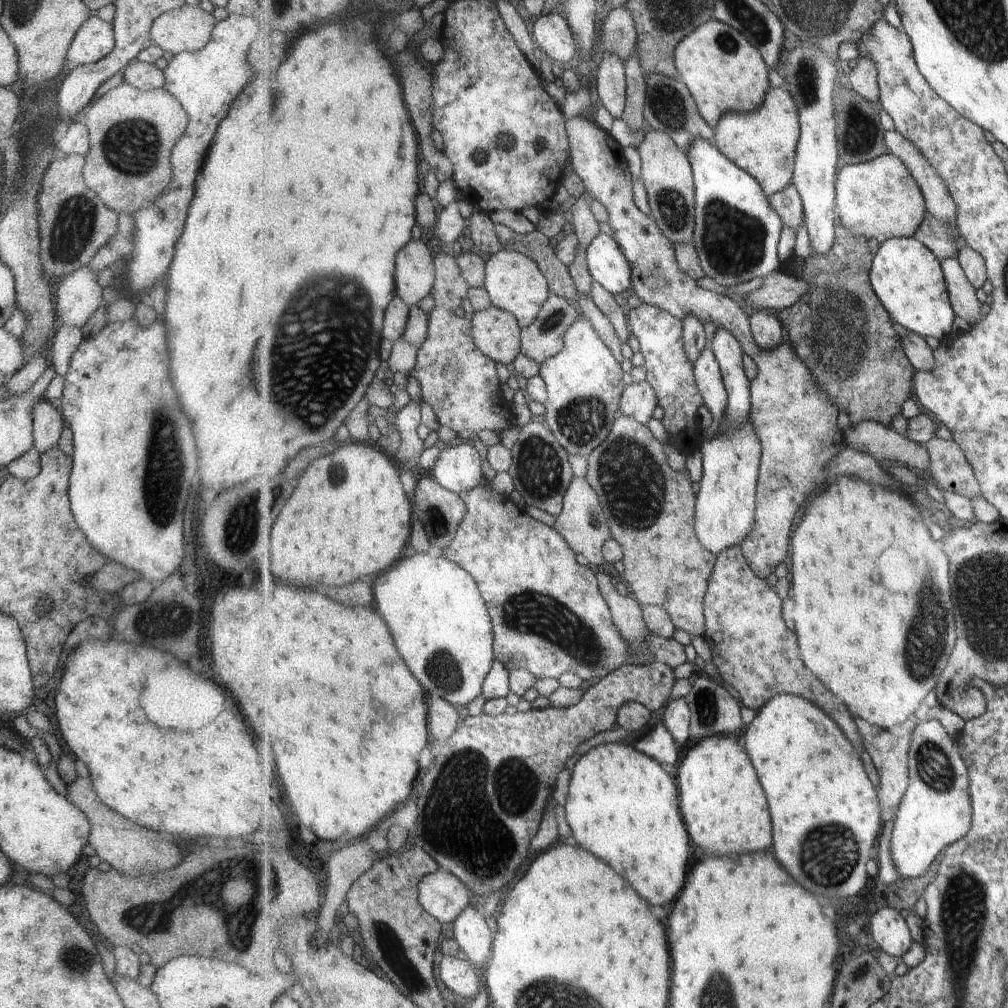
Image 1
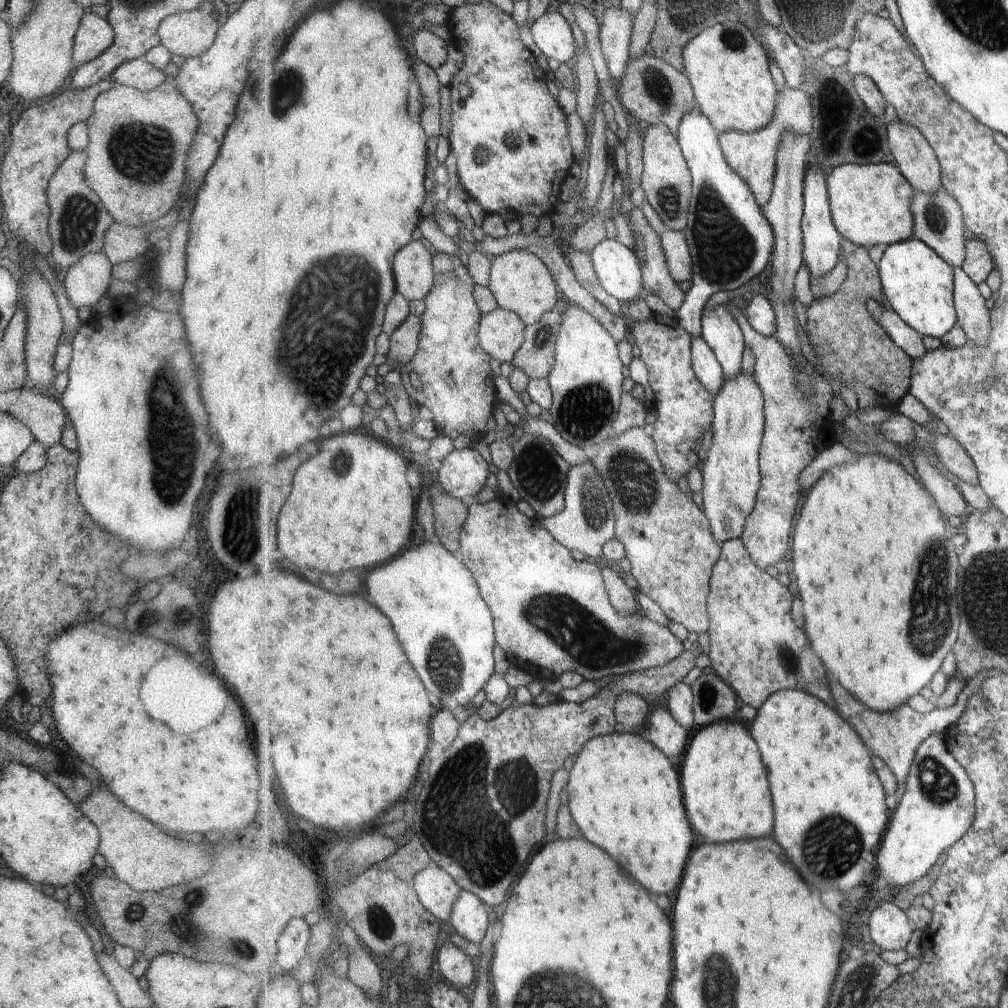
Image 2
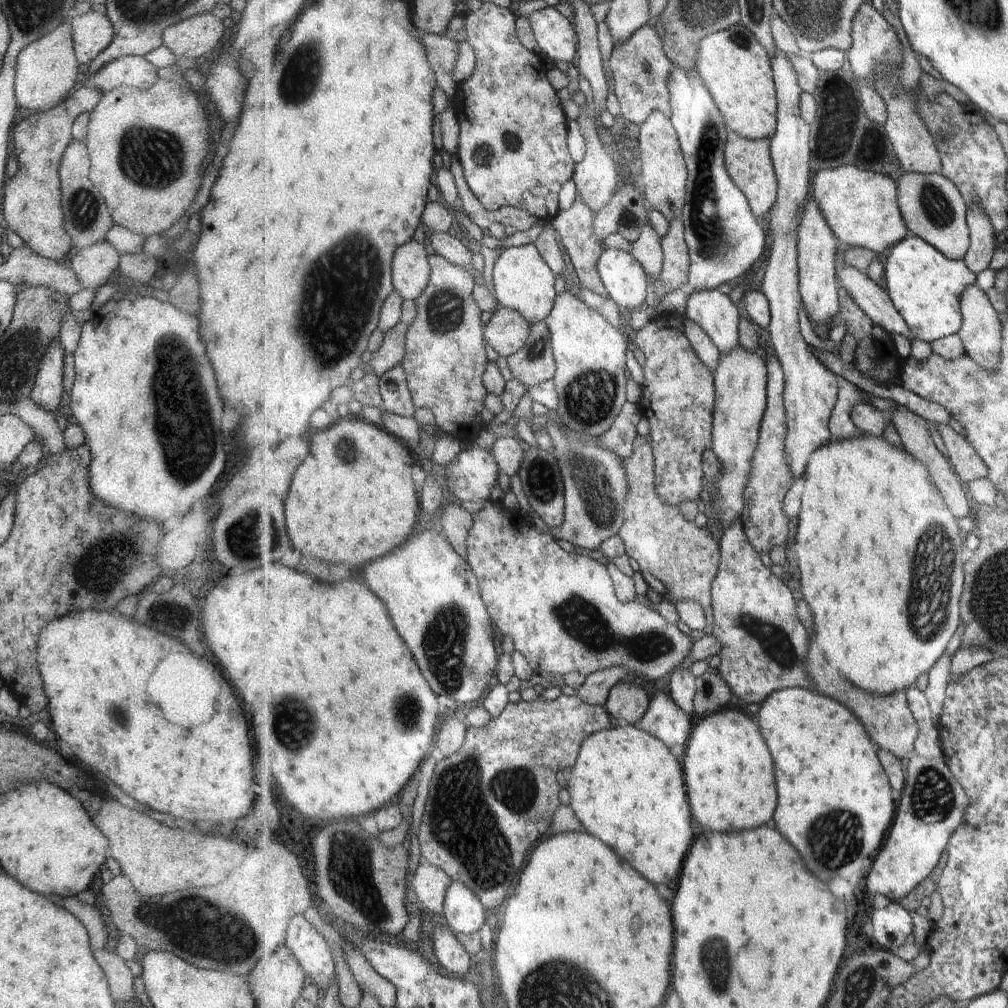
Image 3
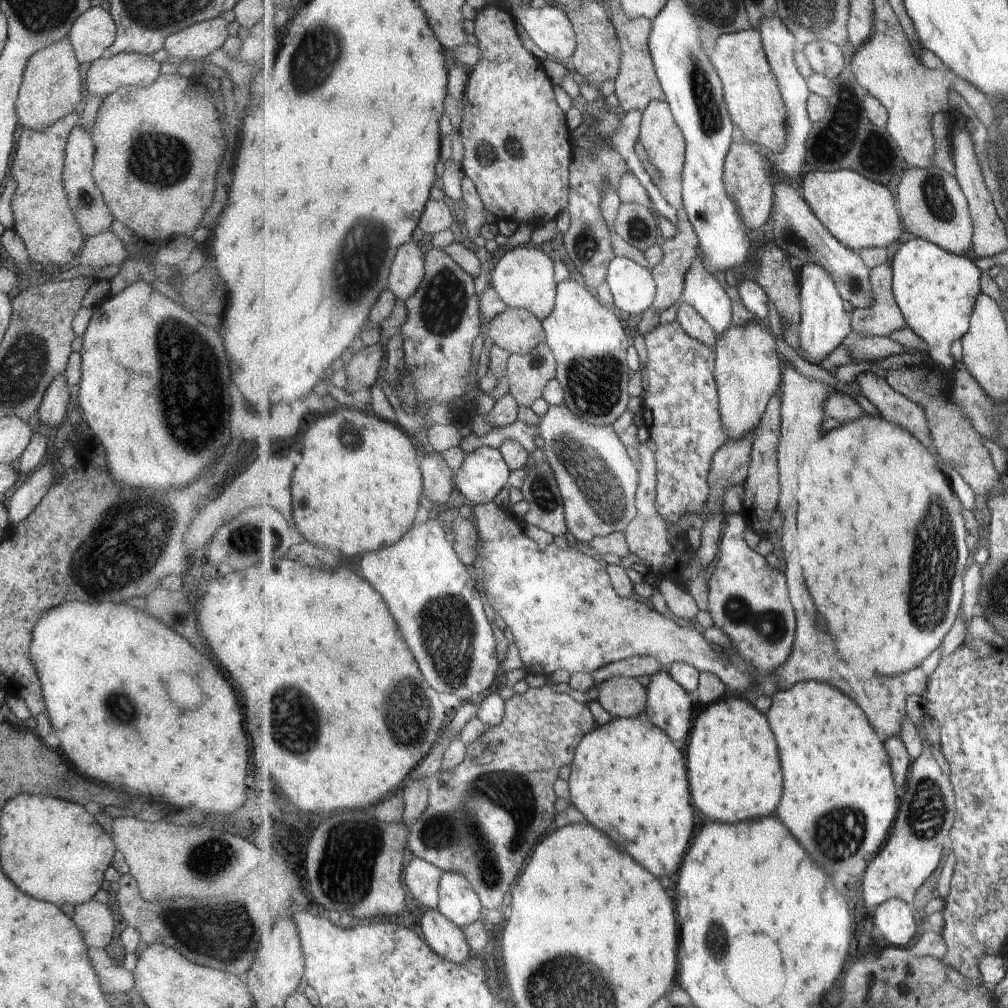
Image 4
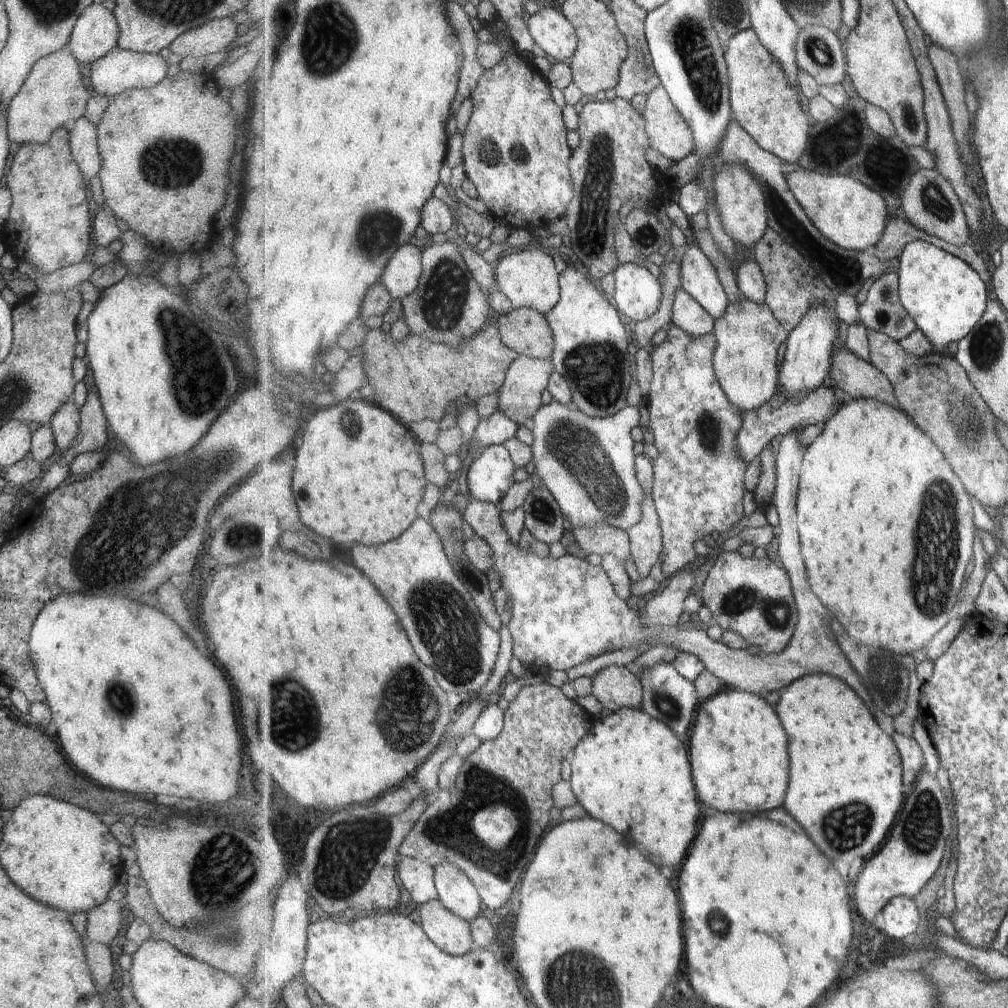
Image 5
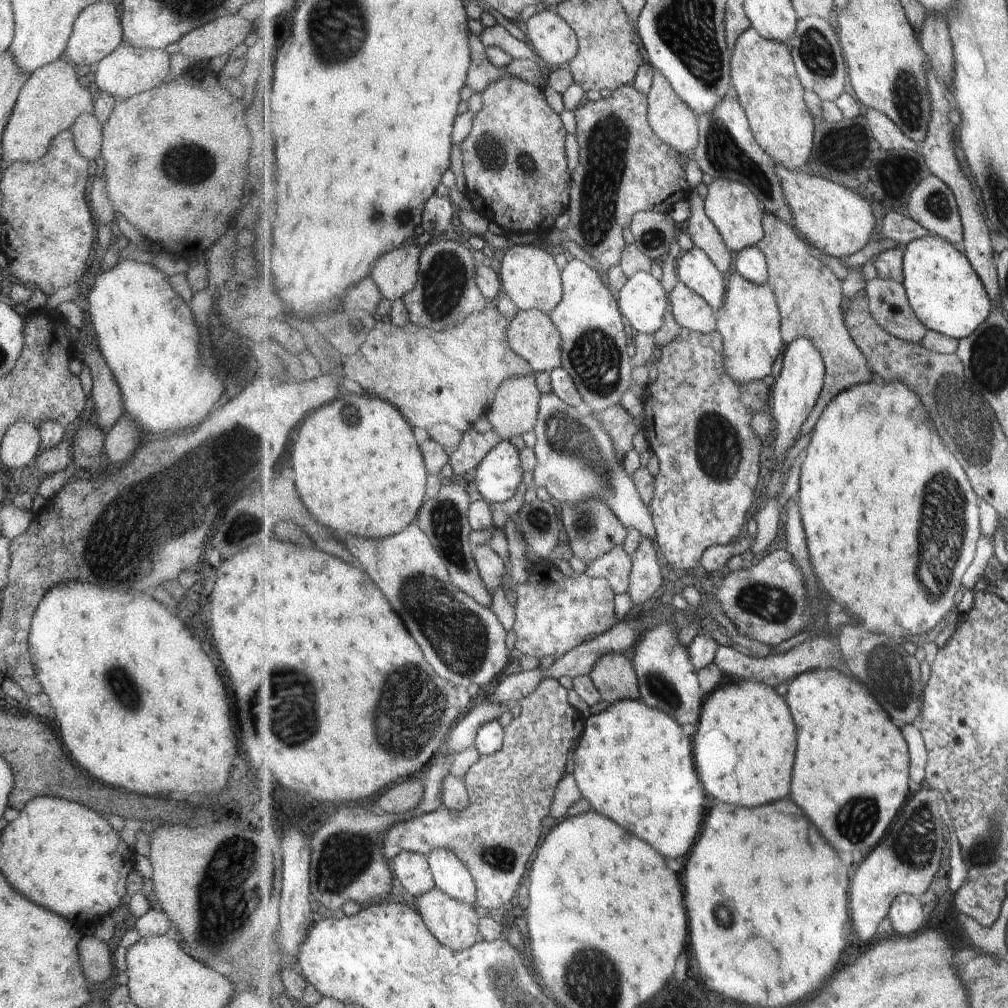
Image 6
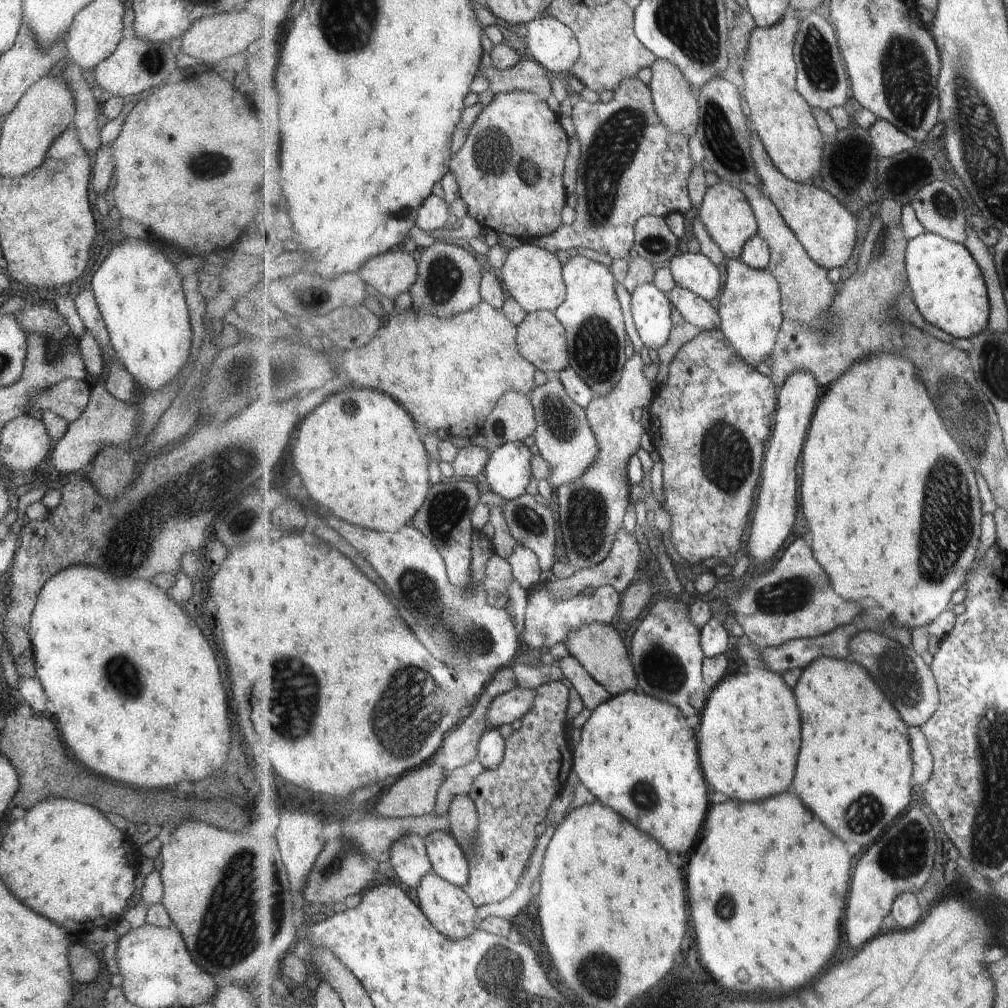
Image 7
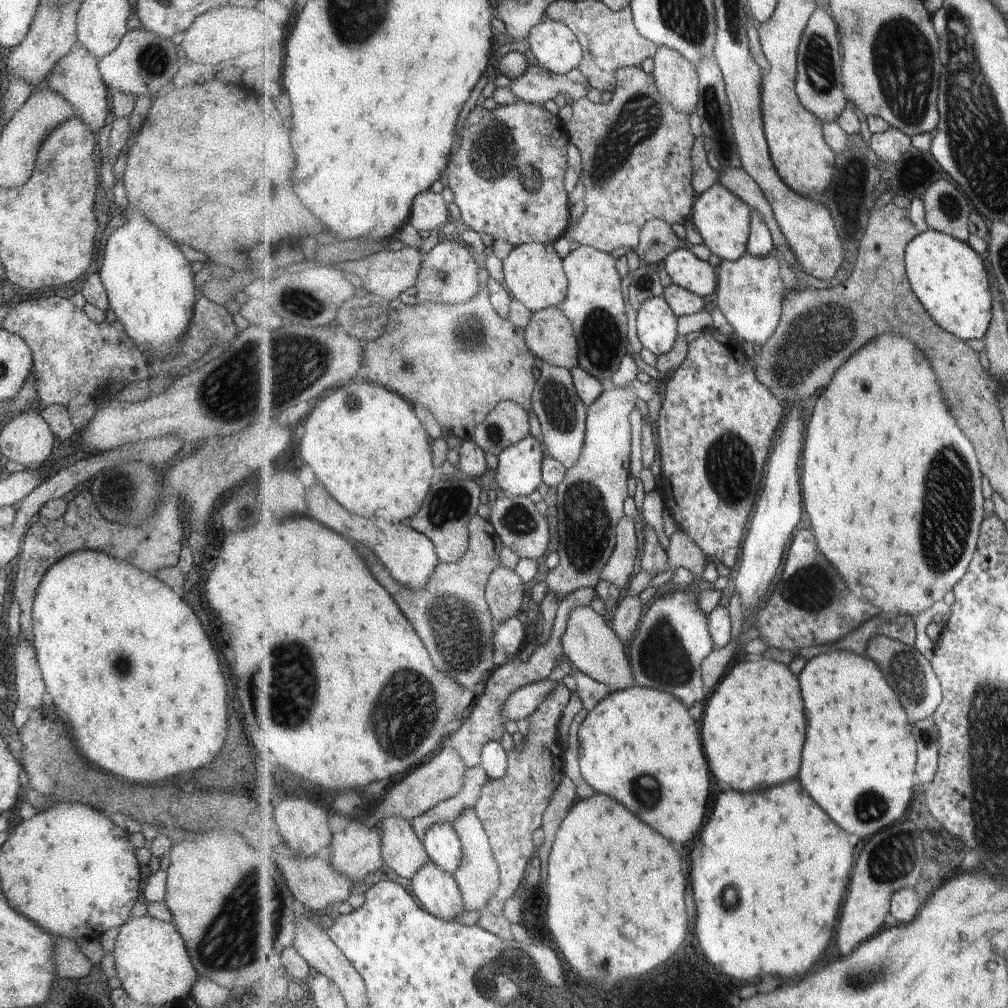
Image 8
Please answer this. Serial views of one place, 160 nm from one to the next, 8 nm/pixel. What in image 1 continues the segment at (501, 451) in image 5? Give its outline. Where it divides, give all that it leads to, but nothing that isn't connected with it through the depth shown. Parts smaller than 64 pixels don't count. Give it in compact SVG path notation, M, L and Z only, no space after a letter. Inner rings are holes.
M466 443L443 449L432 470L439 484L458 495L474 491L486 483L481 474L481 454Z

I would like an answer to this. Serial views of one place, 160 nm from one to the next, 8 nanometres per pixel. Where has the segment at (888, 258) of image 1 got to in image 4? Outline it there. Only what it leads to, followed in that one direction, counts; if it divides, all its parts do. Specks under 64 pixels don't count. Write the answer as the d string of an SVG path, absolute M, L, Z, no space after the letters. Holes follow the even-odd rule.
M918 237L899 246L891 260L891 265L894 272L892 295L906 318L908 326L928 345L927 352L932 360L947 369L953 369L957 362L952 355L952 344L962 340L963 336L970 331L970 320L974 314L978 296L982 294L982 264L971 255L956 255L938 244Z

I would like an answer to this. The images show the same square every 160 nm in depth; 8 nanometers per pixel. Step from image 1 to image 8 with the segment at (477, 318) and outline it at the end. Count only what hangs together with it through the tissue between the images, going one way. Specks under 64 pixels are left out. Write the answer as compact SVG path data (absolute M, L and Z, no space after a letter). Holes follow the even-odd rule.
M560 307L536 312L524 330L528 347L544 363L568 368L580 366L579 345L572 322Z

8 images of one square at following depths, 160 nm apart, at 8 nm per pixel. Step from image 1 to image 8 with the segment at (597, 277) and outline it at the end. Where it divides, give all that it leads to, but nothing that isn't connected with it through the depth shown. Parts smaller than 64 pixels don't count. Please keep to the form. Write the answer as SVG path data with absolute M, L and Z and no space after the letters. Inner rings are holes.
M664 297L646 300L637 312L637 335L643 348L658 357L669 354L679 338L677 317Z

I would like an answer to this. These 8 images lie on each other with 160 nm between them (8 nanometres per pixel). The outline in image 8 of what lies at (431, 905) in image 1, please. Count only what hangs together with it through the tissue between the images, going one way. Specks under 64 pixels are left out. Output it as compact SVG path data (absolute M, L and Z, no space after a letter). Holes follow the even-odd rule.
M390 816L381 820L380 826L384 863L398 875L412 880L417 869L431 860L424 842L420 841L414 831L412 821L404 819L402 816Z

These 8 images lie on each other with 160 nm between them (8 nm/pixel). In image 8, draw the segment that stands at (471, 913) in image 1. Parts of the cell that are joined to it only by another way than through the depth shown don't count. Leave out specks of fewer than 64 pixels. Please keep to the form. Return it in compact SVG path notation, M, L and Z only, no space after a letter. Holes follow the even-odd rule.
M454 823L434 824L427 831L424 845L430 858L454 876L463 858L462 840Z

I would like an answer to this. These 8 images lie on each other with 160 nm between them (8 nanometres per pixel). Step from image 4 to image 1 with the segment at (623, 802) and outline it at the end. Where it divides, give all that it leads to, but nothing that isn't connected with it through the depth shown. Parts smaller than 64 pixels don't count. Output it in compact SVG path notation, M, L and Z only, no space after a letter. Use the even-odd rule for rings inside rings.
M625 740L595 747L580 757L572 769L569 796L564 808L567 822L581 848L595 852L595 856L607 860L615 872L627 876L627 880L635 884L635 890L645 900L651 900L653 906L665 906L683 891L691 860L691 838L679 804L679 790L663 765L635 750L632 740Z

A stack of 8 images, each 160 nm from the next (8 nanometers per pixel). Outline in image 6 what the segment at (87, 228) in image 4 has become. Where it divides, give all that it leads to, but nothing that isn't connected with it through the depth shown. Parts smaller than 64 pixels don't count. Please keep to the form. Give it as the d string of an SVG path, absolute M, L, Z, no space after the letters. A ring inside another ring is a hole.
M81 113L68 128L76 151L91 164L100 154L102 125L92 114Z

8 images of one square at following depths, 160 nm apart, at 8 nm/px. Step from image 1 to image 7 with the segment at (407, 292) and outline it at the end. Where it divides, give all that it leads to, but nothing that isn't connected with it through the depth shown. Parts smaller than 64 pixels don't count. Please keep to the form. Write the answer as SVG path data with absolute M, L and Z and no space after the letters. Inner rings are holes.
M397 248L372 257L356 273L380 294L395 300L417 282L417 255Z

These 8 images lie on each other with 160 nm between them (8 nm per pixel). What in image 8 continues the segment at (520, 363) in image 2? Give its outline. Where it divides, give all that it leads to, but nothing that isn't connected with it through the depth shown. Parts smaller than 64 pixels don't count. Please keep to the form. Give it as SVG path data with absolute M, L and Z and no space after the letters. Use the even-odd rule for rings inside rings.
M503 401L478 424L473 440L485 452L498 457L506 448L521 442L530 434L526 408L513 401Z

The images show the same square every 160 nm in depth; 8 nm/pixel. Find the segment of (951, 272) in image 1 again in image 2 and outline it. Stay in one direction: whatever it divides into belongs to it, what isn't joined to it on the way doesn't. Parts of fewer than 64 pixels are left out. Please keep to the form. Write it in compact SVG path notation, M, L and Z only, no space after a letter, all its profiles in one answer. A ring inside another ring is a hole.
M954 267L954 302L958 312L958 324L965 330L968 342L977 346L991 343L991 312L987 300L981 296L979 286L962 267Z

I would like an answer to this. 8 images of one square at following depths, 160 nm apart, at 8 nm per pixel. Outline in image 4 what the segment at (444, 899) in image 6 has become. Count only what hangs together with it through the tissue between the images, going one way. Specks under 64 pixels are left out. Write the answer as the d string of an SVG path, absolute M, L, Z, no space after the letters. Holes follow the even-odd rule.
M439 908L429 909L421 918L424 939L439 956L457 964L466 963L473 956L463 929Z

